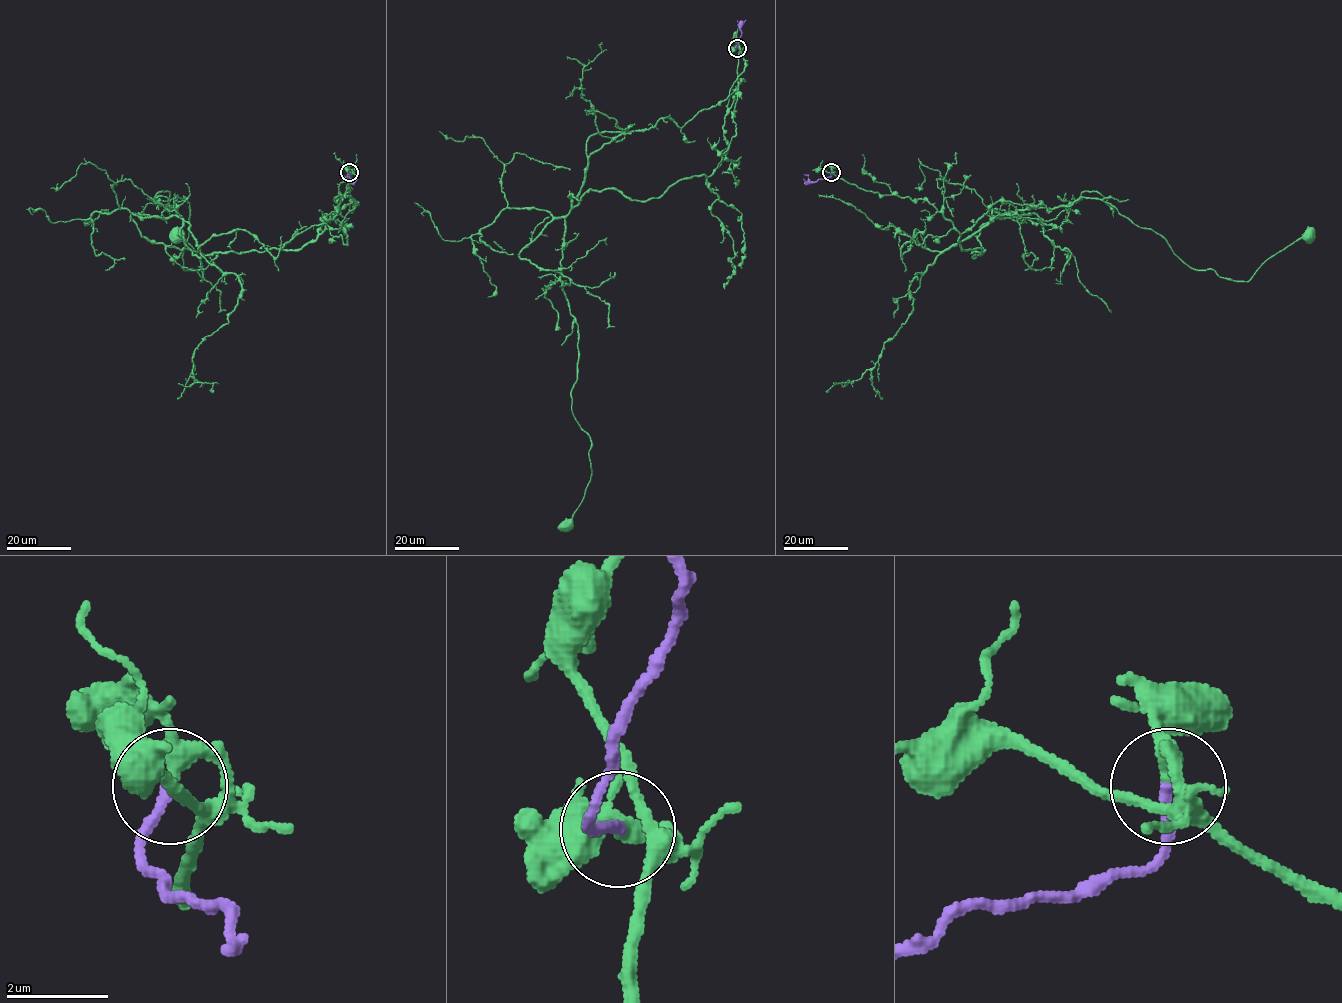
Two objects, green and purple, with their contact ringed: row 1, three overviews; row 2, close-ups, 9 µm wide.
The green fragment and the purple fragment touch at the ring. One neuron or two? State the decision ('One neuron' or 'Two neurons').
One neuron

